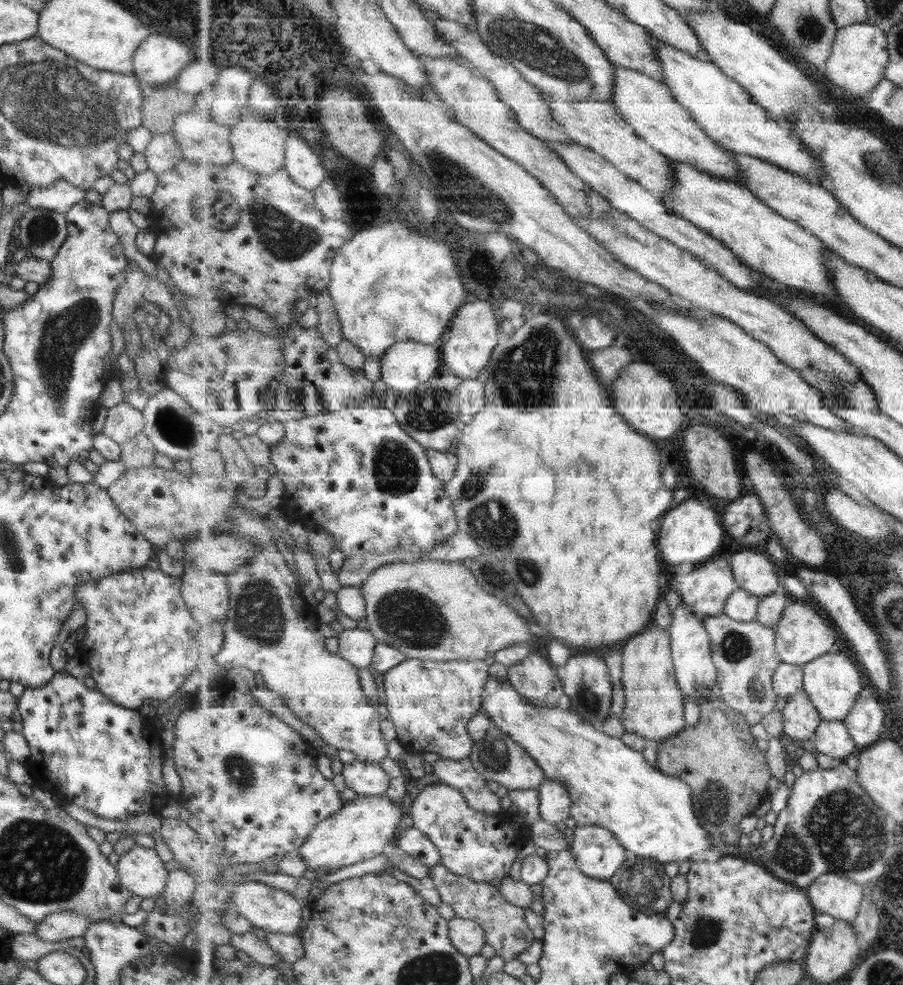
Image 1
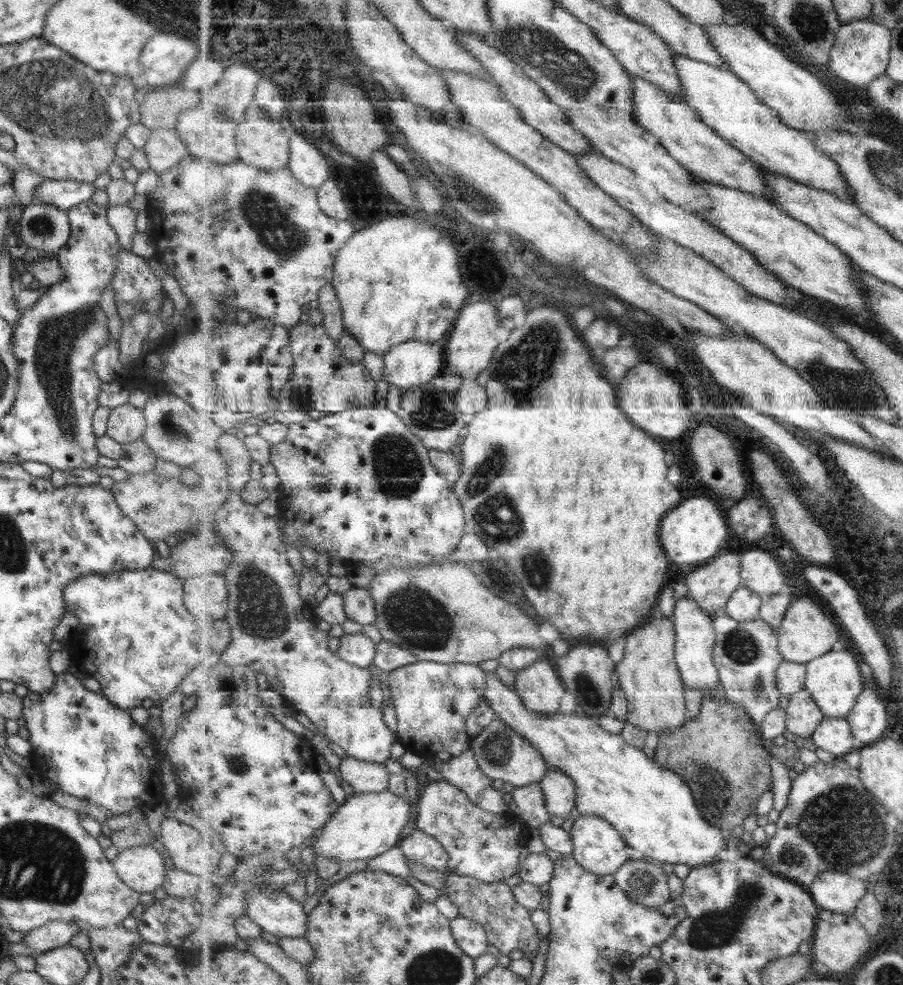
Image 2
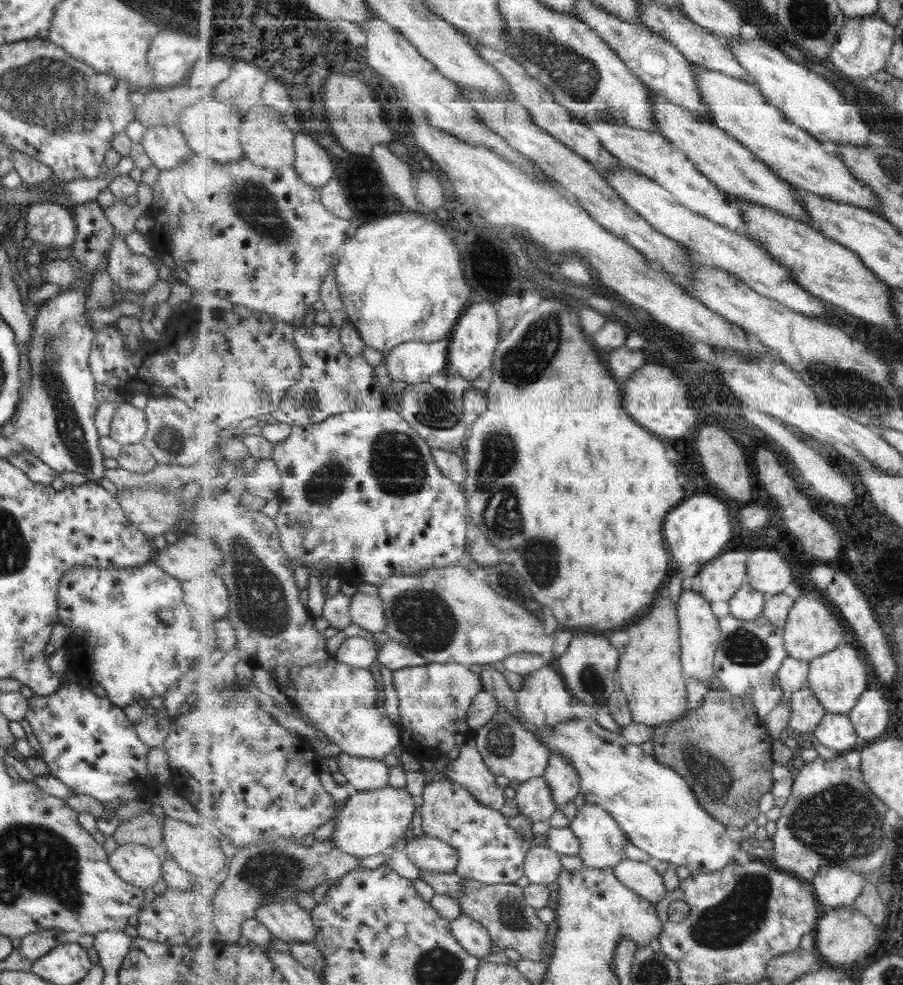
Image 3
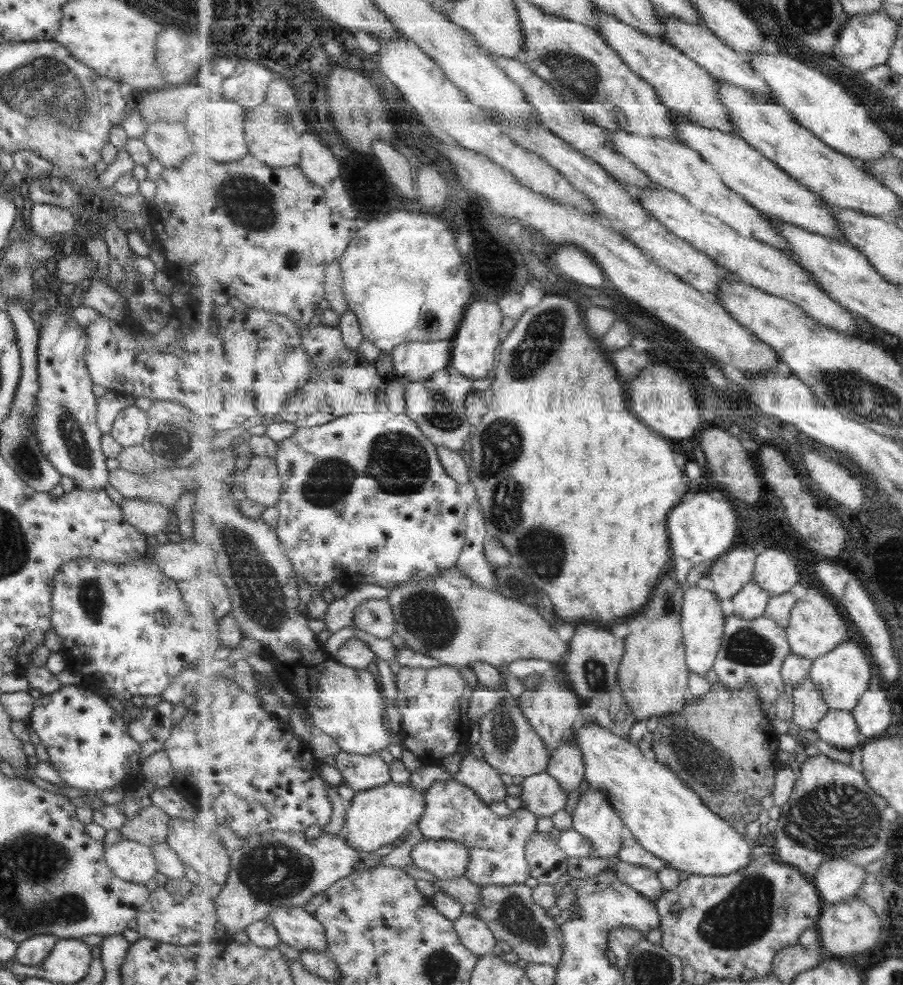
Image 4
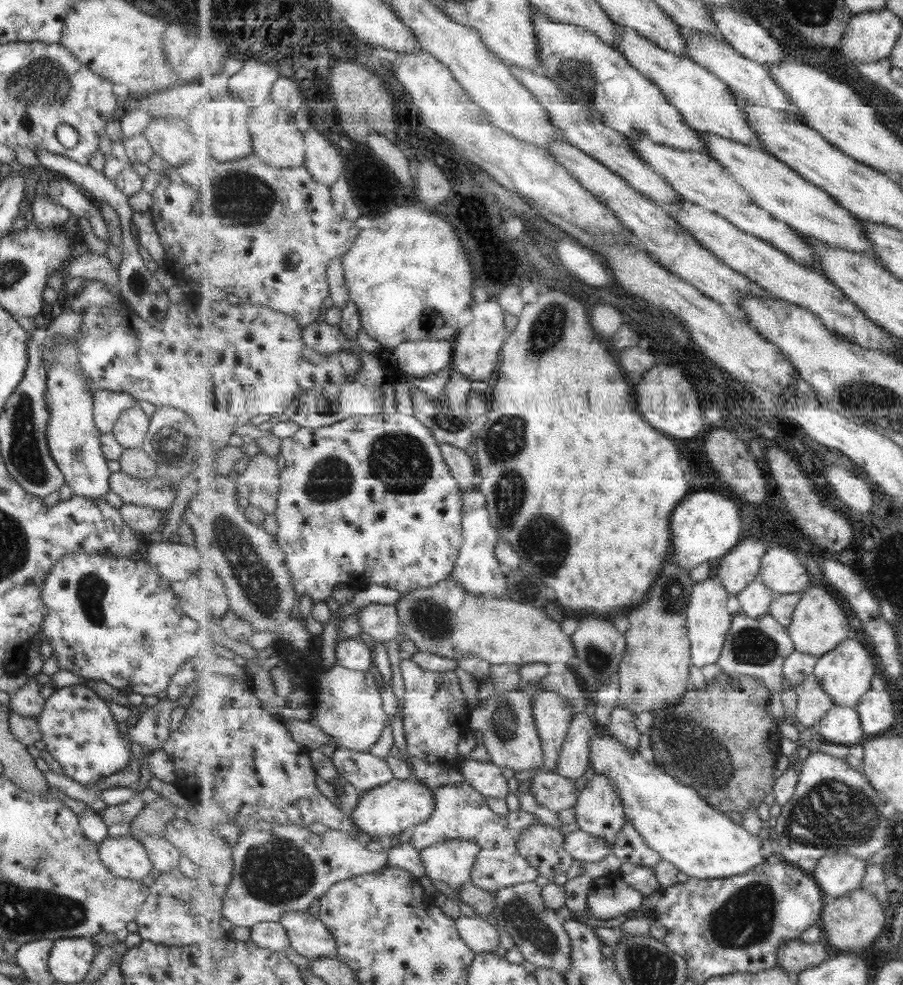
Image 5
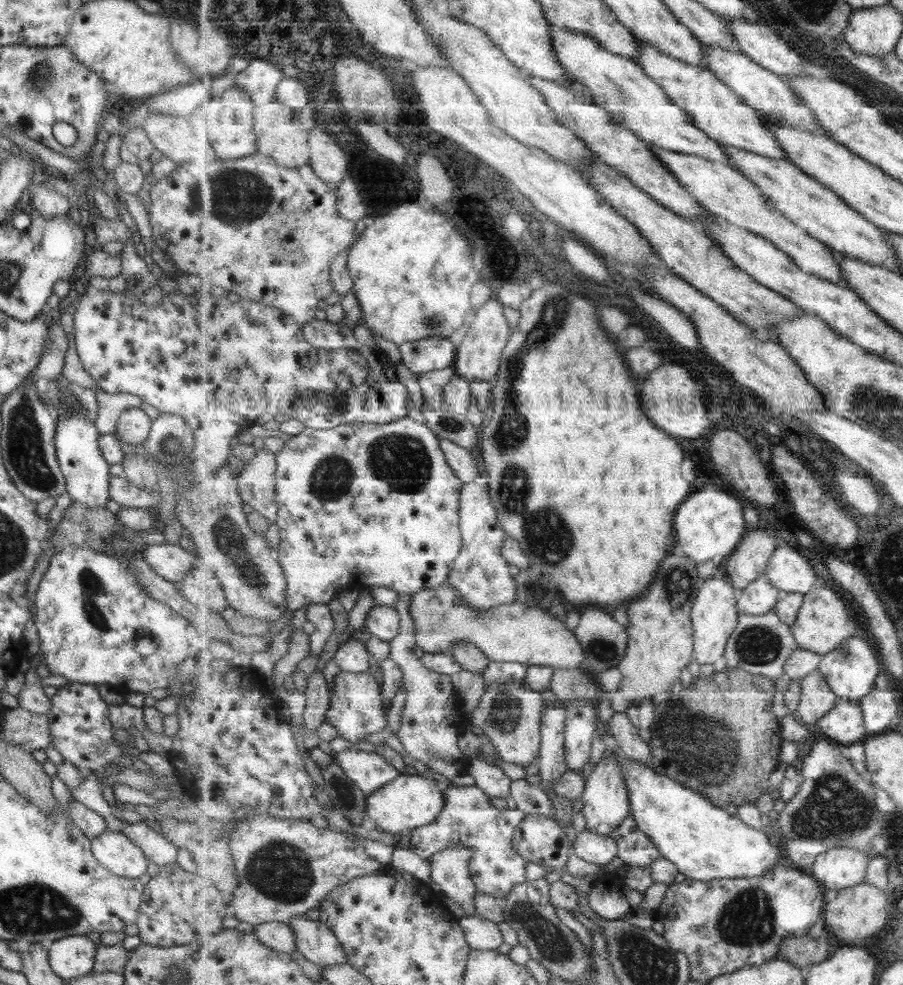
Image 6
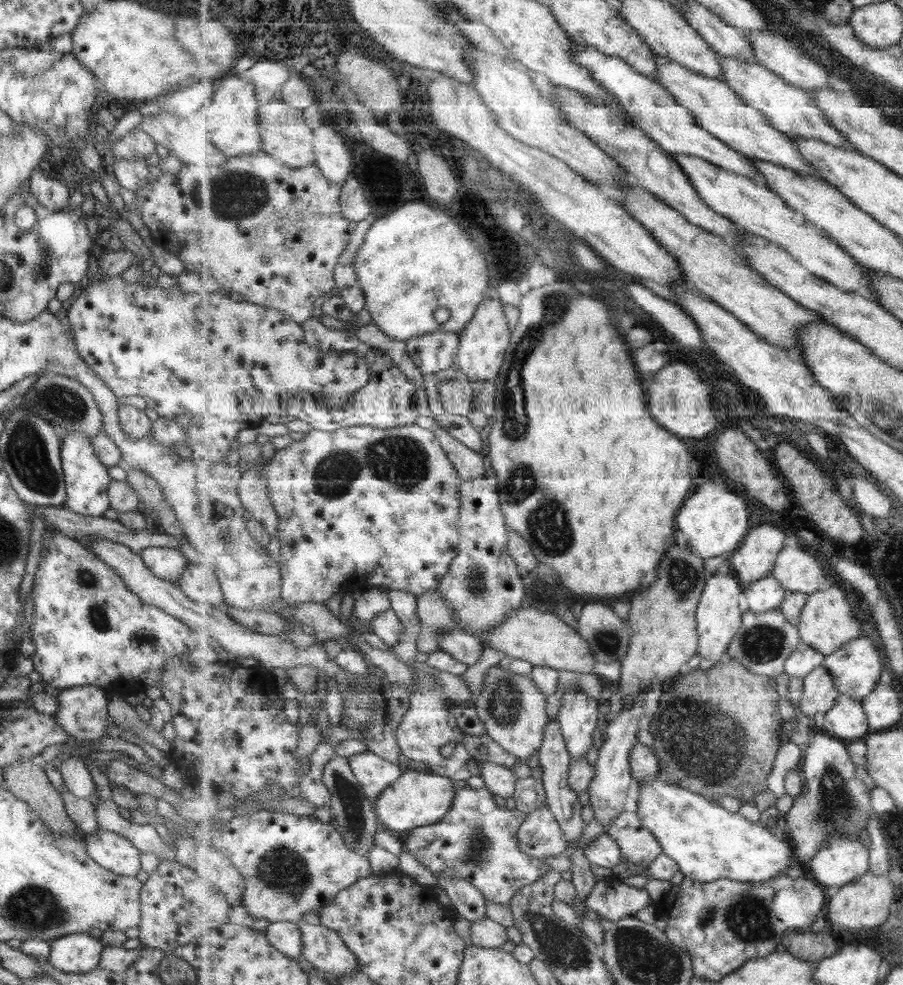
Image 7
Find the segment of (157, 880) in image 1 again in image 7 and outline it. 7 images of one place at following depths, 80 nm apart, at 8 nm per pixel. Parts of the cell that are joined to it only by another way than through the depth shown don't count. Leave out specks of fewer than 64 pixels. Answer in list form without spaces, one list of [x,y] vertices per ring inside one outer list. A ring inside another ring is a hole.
[[[99,828],[82,836],[87,854],[101,868],[126,878],[141,871],[140,852],[126,837]]]

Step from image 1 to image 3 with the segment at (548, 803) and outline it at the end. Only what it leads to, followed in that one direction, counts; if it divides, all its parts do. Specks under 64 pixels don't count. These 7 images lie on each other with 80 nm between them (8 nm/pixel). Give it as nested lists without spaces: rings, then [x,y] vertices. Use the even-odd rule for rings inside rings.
[[[554,749],[550,752],[550,766],[544,774],[544,779],[551,787],[558,808],[563,808],[579,796],[581,777],[569,759],[565,759]]]

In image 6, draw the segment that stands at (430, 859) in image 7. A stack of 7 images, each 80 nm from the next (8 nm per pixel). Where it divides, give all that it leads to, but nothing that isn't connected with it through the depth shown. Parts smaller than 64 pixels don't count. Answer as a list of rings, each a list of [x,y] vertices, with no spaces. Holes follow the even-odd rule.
[[[452,785],[446,788],[445,795],[445,809],[439,814],[437,820],[430,825],[412,830],[412,836],[407,843],[413,852],[431,862],[432,856],[445,848],[457,845],[468,846],[473,851],[470,873],[476,887],[479,891],[494,896],[502,907],[507,902],[508,894],[518,884],[539,880],[553,871],[549,866],[523,858],[519,851],[515,850],[514,836],[519,825],[528,818],[528,814],[523,810],[495,808],[491,804],[491,796],[477,785]]]

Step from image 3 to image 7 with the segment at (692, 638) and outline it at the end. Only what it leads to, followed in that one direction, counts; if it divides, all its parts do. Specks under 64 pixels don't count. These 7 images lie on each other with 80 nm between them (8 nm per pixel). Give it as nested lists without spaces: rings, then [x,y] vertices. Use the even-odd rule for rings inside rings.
[[[732,571],[726,574],[713,573],[707,579],[700,603],[698,604],[698,655],[711,662],[719,662],[743,625],[743,612],[739,608],[739,596],[743,595],[746,585],[741,583]]]

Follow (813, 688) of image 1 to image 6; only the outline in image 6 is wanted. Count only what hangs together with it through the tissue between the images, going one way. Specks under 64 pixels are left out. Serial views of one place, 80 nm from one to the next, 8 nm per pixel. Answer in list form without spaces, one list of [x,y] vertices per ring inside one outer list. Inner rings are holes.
[[[857,636],[847,640],[834,652],[825,655],[818,669],[821,674],[826,675],[827,683],[830,684],[835,695],[859,704],[877,687],[881,662],[877,658],[877,652],[869,644],[869,640],[865,640],[865,636]]]

